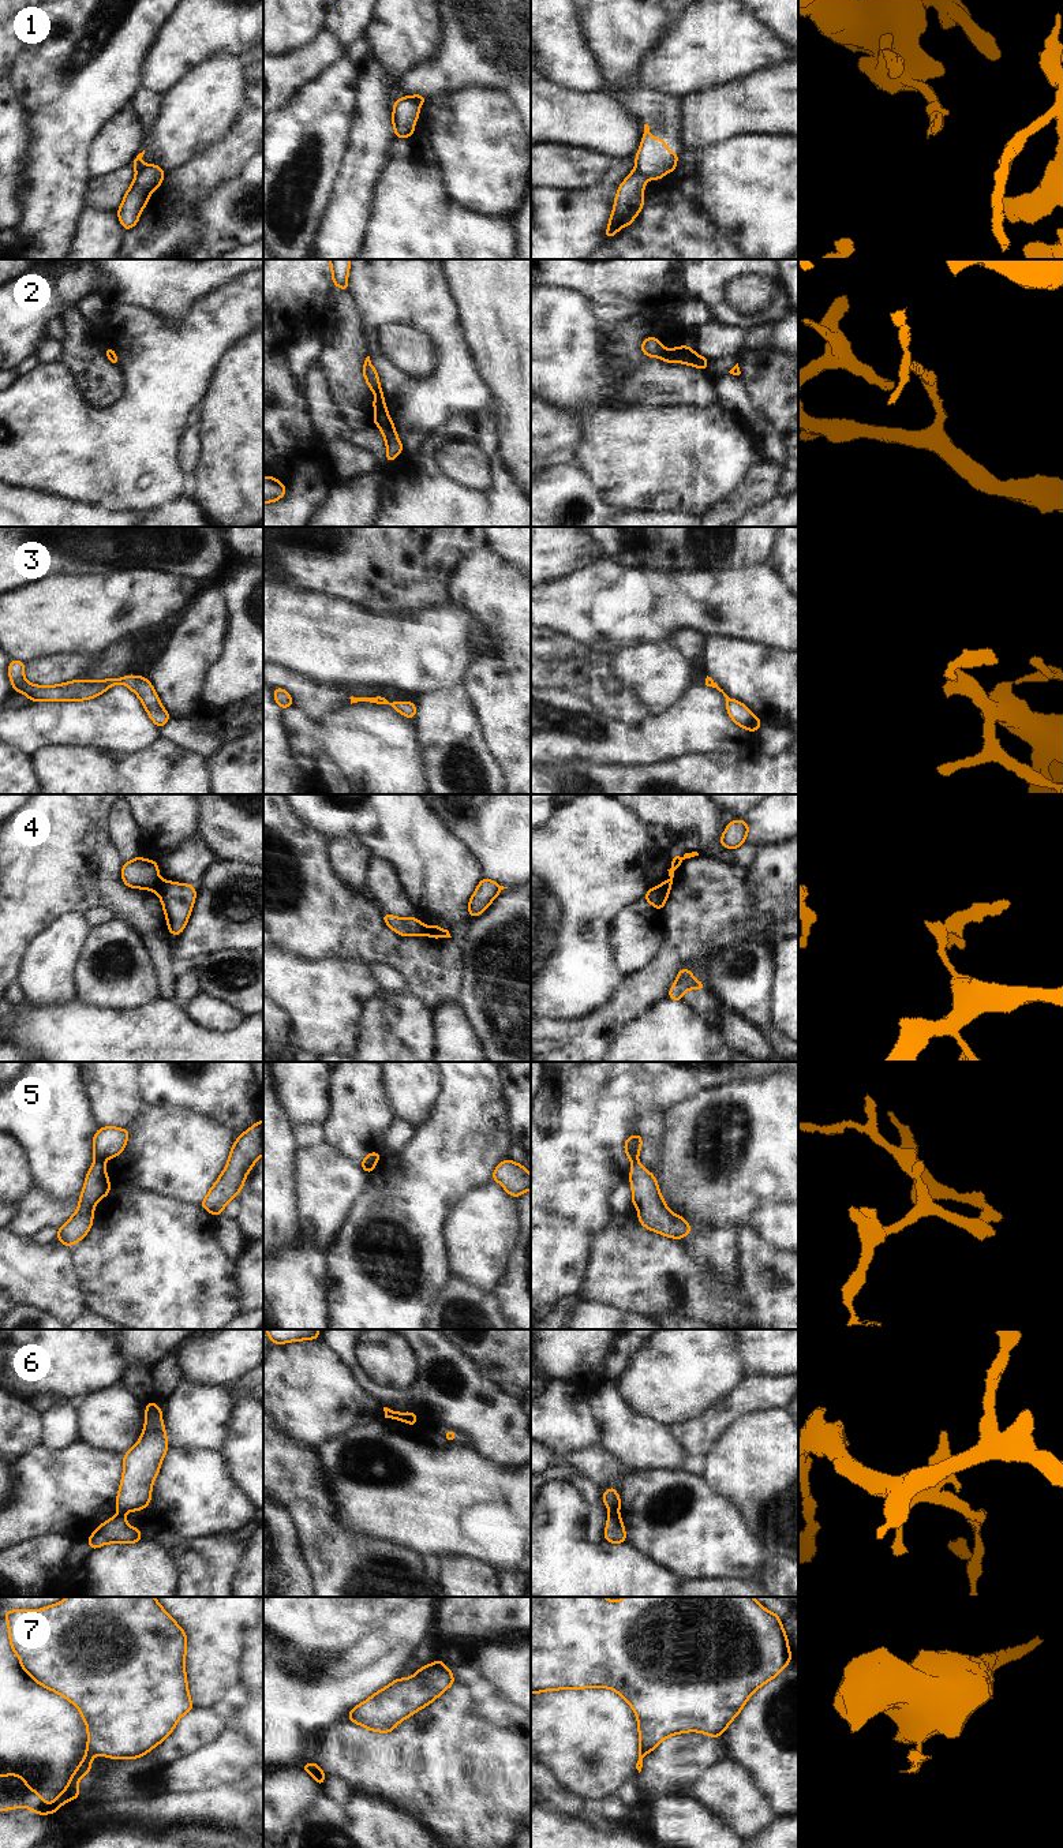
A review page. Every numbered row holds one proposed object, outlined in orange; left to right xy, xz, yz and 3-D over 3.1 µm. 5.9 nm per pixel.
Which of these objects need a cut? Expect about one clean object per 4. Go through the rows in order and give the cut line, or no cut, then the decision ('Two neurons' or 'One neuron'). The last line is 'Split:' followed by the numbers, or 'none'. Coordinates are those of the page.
1: Split along yz (636, 167), (646, 179). Two neurons
2: Split along yz (666, 351), (661, 358). Two neurons
3: No split. One neuron
4: Split along xy (161, 881), (154, 890). Two neurons
5: Split along xy (94, 1158), (103, 1162). Two neurons
6: Split along yz (610, 1512), (617, 1514). Two neurons
7: Split along xy (88, 1746), (94, 1754). Two neurons
Split: 1, 2, 4, 5, 6, 7.

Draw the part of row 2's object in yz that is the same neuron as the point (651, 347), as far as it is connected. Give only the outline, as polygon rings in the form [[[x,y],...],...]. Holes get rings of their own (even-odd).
[[[647,337],[641,343],[641,353],[650,356],[650,358],[662,358],[662,355],[666,352],[663,344],[656,337]]]

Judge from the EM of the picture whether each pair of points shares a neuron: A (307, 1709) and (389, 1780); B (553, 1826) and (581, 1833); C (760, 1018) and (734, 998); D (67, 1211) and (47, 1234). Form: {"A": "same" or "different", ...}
{"A": "different", "B": "same", "C": "same", "D": "different"}

